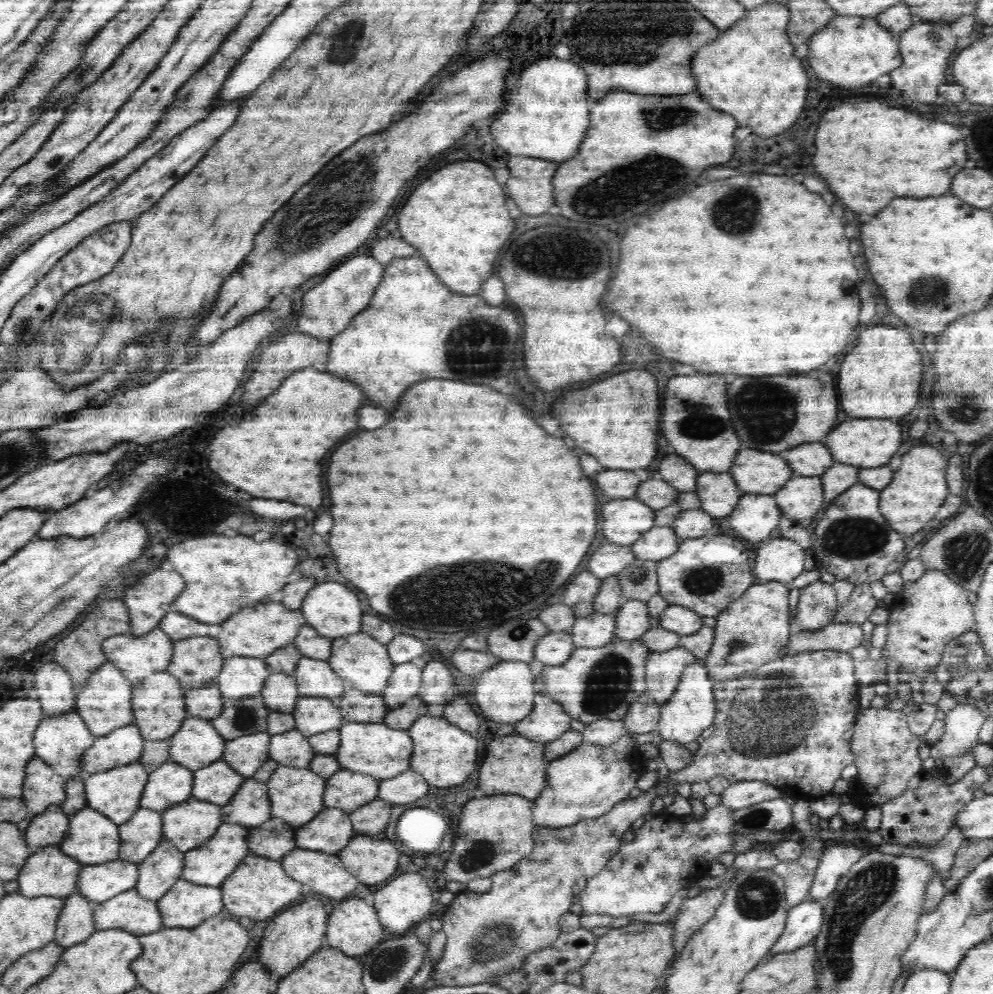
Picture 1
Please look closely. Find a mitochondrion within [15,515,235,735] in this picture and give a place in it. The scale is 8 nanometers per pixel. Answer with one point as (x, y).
(53, 615)

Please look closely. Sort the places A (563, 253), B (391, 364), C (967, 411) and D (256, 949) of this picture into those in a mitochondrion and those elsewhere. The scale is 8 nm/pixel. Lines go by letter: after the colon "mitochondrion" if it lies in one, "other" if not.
A: mitochondrion
B: other
C: mitochondrion
D: other

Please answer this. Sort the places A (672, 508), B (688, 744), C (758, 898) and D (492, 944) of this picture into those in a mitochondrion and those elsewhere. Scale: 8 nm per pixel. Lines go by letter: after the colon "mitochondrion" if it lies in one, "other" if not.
A: other
B: other
C: mitochondrion
D: mitochondrion

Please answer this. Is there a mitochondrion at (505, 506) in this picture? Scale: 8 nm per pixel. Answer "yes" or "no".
no

